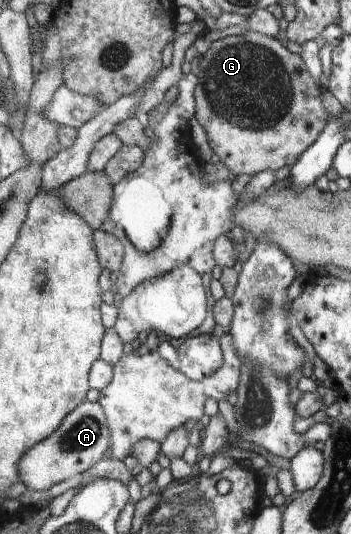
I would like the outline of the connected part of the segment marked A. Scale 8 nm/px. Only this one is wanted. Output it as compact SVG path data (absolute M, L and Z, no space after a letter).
M91 401L83 403L69 415L64 426L52 437L29 451L21 461L21 482L33 491L49 491L51 487L86 473L111 452L110 421L101 405Z

